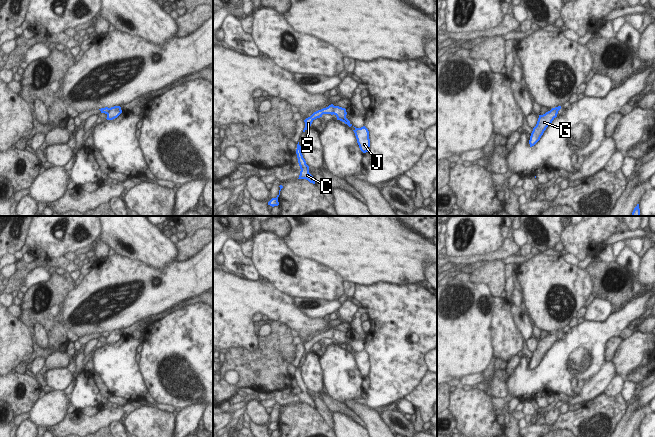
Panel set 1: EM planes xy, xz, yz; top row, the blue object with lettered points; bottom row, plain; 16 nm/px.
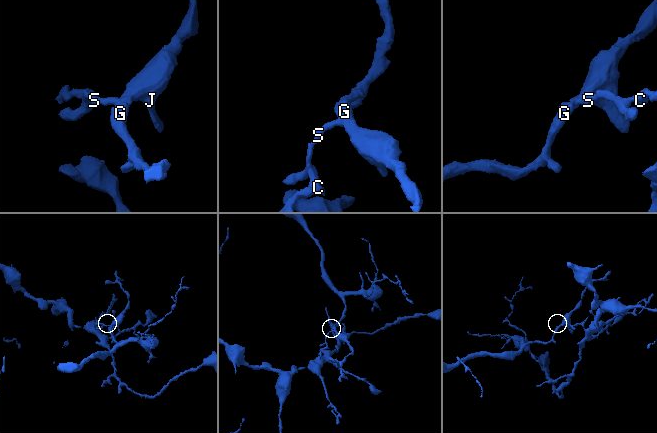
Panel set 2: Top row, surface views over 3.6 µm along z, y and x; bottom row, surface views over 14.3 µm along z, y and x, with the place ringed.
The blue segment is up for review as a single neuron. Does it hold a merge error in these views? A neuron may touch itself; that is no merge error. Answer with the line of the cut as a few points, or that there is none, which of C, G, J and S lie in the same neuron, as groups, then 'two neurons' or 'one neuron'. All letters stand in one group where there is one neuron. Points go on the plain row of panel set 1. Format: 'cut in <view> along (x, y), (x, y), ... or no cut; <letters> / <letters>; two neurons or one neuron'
cut in xz along (334, 330), (332, 337); C S / G J; two neurons

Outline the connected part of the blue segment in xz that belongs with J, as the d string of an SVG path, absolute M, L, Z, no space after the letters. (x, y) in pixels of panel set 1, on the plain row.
M363 350L361 352L356 352L353 354L357 363L357 367L359 369L360 374L363 377L368 376L370 371L370 363L369 363L369 355Z

